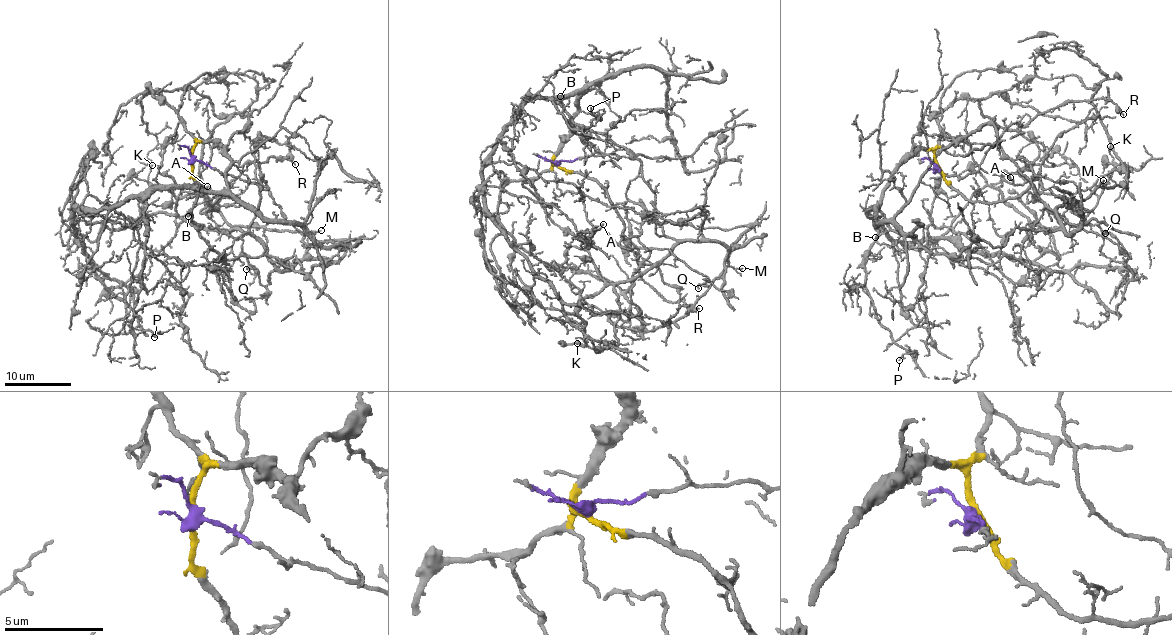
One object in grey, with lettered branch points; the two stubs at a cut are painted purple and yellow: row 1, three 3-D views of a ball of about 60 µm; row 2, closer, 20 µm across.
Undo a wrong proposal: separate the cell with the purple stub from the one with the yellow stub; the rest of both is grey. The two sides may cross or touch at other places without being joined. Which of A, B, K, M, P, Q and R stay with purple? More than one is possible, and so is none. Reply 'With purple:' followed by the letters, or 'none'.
With purple: A, K, M, R

